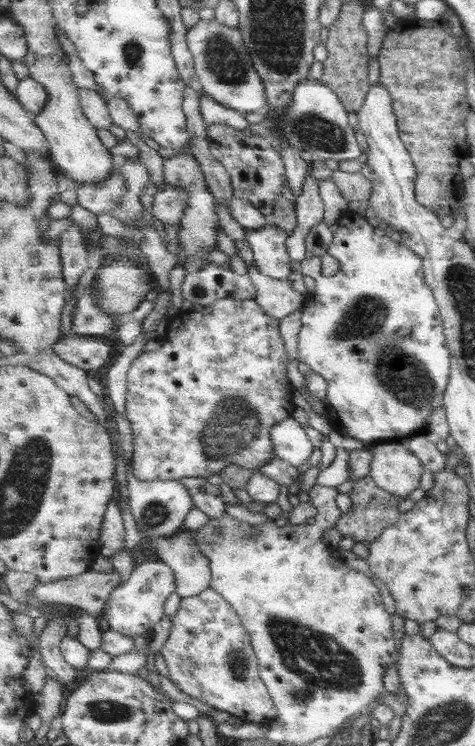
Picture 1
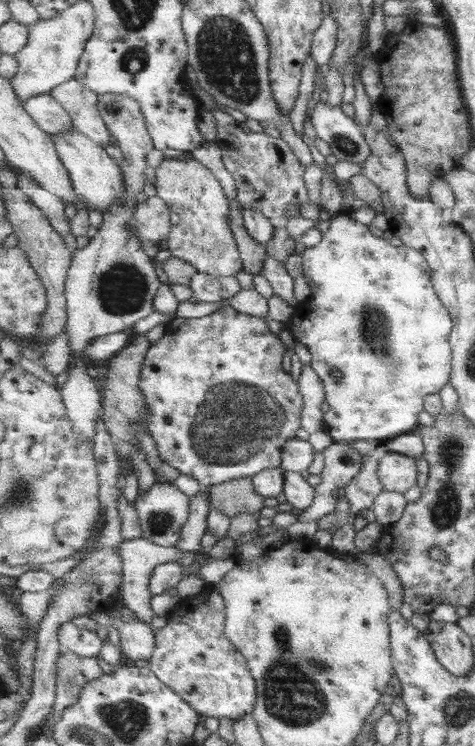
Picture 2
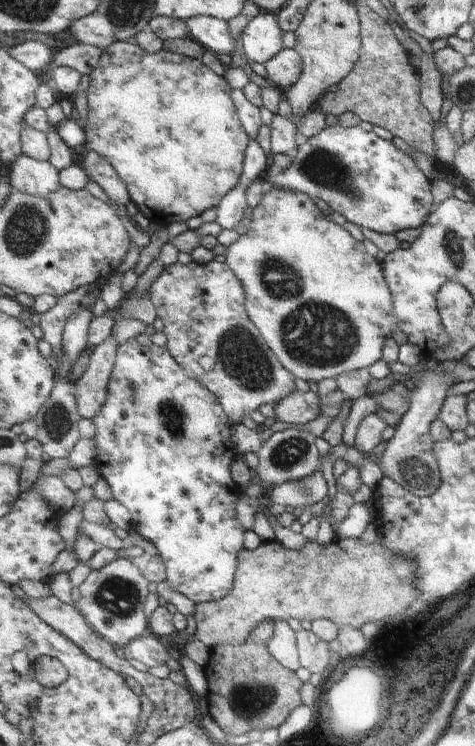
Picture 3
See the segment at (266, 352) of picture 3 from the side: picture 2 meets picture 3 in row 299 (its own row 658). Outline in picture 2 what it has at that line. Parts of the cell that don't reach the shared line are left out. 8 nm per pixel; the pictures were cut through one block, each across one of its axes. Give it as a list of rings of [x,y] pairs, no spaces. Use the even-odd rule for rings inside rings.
[[[208,584],[197,596],[184,598],[183,604],[167,619],[162,629],[155,629],[156,647],[150,660],[150,669],[167,686],[172,687],[203,717],[239,719],[253,714],[257,704],[257,684],[248,659],[225,634],[228,610],[225,598],[216,584]]]

